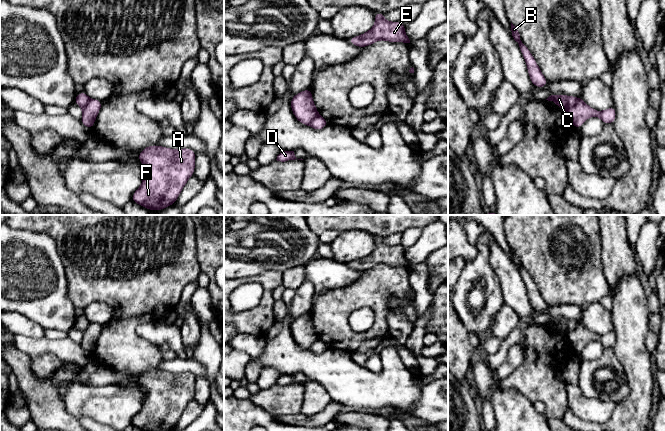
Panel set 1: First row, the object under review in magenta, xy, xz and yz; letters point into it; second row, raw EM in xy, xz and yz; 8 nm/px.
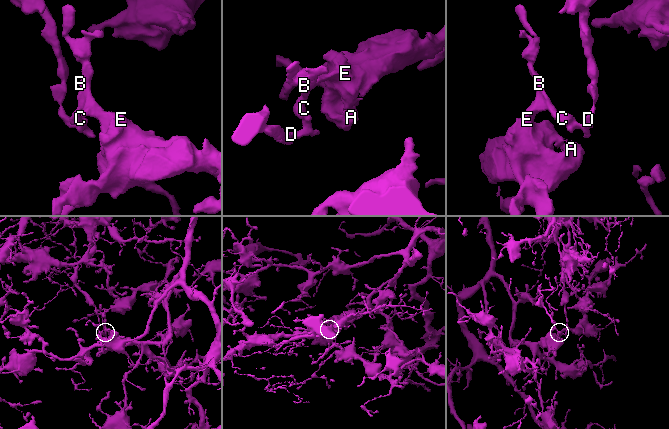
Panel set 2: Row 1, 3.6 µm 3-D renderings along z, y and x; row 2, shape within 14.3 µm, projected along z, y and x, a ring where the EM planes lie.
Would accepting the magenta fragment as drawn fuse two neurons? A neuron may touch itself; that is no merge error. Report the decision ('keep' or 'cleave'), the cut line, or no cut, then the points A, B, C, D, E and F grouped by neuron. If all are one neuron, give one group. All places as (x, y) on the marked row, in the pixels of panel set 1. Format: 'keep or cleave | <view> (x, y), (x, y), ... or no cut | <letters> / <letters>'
cleave | yz (581, 98), (566, 111) | A B C E F / D

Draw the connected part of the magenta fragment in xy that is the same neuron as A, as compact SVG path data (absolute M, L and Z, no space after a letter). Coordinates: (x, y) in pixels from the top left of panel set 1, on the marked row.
M145 147L137 157L145 166L143 181L131 200L149 211L174 205L194 174L195 158L196 152L190 148Z

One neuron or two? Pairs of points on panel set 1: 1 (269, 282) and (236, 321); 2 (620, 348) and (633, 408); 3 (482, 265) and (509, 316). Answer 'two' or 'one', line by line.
1: one
2: one
3: two

